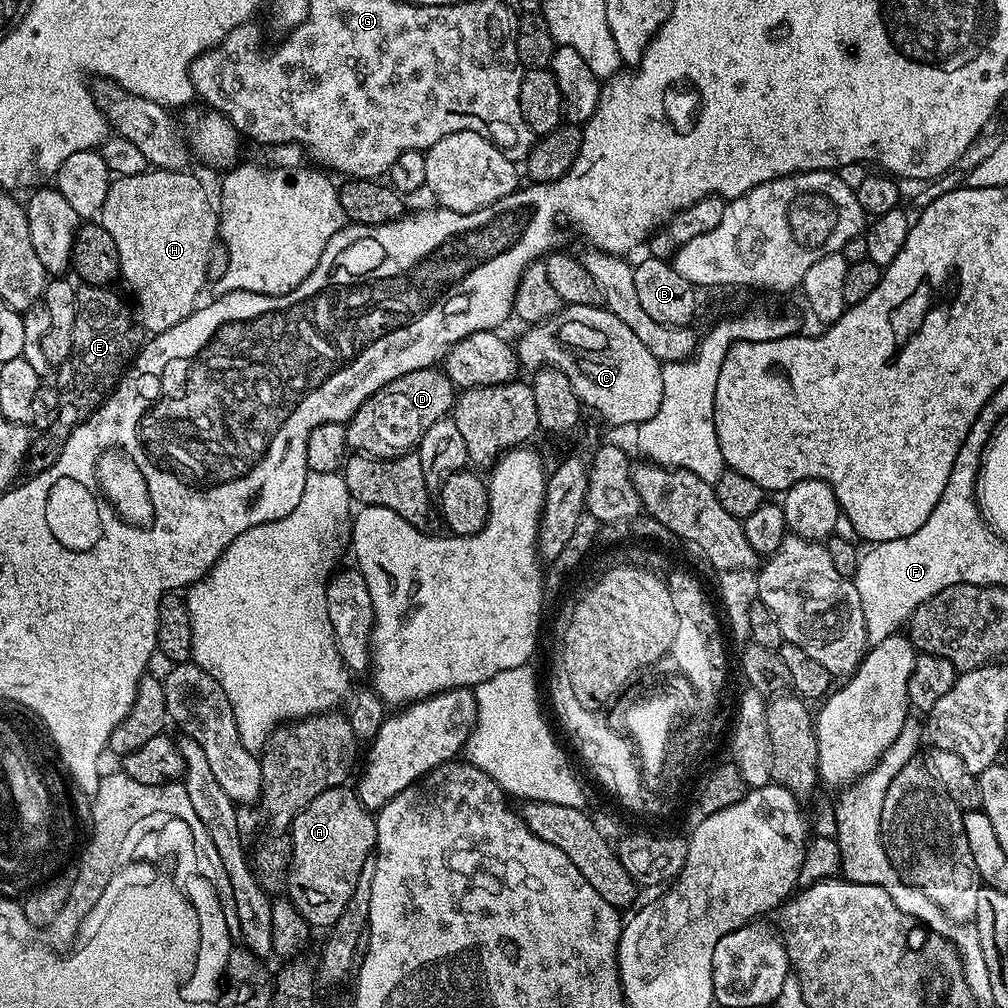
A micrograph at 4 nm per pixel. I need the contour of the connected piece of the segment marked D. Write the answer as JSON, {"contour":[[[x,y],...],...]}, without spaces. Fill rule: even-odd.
{"contour":[[[439,367],[414,370],[382,386],[382,390],[358,406],[346,425],[348,447],[353,453],[381,458],[403,453],[419,445],[426,429],[451,413],[457,395],[456,385],[450,382],[450,378]]]}

